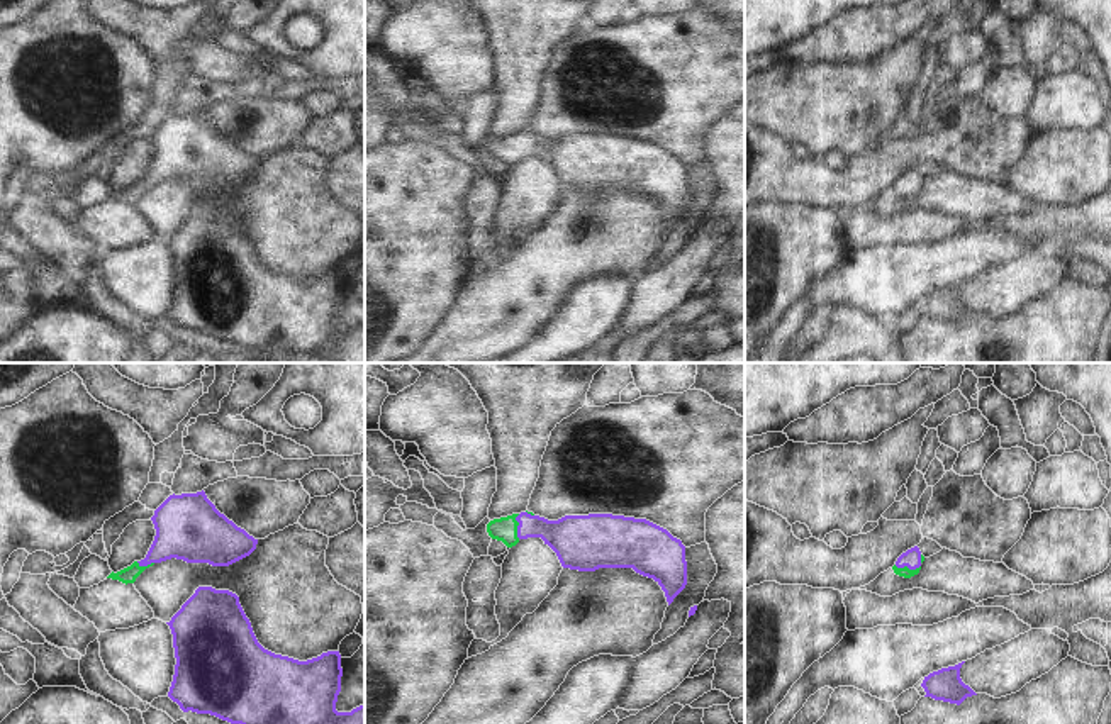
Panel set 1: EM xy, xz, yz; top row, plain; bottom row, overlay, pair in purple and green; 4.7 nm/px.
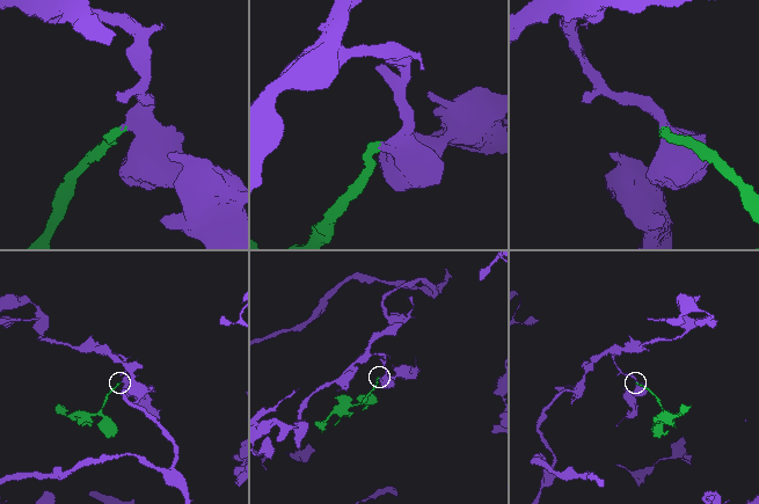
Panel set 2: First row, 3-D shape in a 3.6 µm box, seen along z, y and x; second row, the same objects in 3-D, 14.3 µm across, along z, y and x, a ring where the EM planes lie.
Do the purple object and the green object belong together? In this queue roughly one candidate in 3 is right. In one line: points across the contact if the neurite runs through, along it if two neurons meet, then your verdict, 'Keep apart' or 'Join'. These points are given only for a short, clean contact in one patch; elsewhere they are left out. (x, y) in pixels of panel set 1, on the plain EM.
Path across: yz (911, 178), (908, 187), (904, 192). Join.

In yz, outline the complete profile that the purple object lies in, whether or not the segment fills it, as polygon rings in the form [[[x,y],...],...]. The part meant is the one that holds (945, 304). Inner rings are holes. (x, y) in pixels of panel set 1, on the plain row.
[[[965,281],[955,287],[941,288],[924,297],[921,304],[926,312],[924,317],[960,326],[967,317],[977,315],[960,298],[960,288],[963,283]]]

